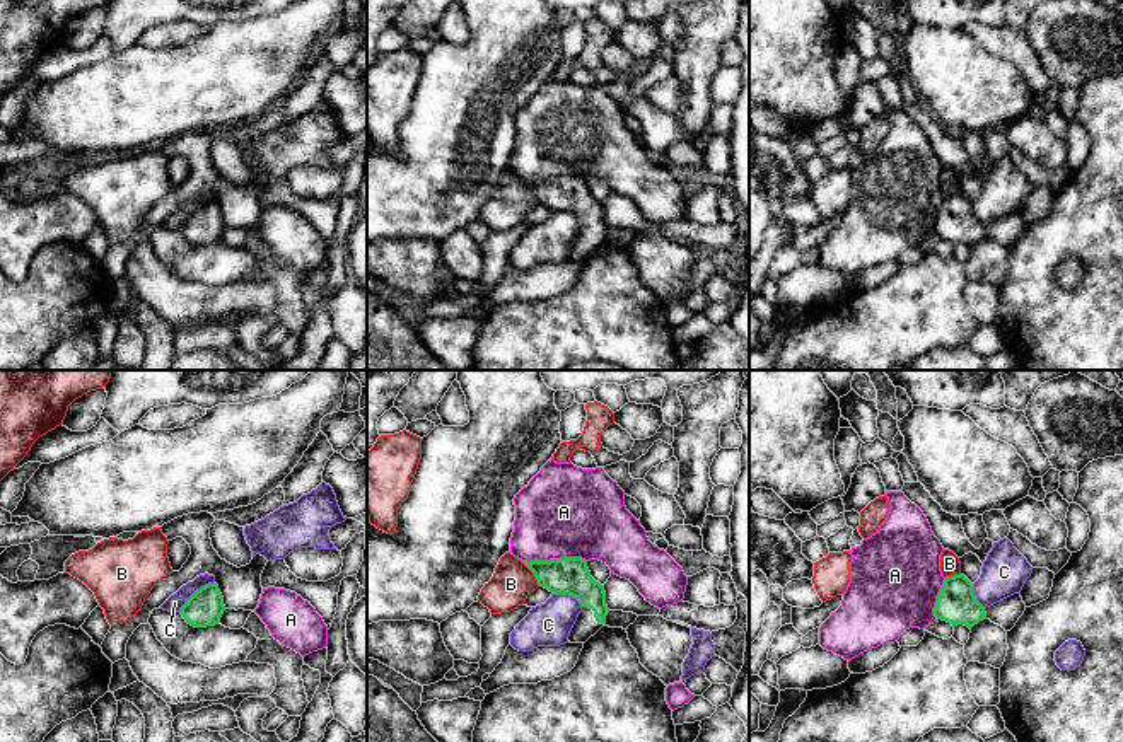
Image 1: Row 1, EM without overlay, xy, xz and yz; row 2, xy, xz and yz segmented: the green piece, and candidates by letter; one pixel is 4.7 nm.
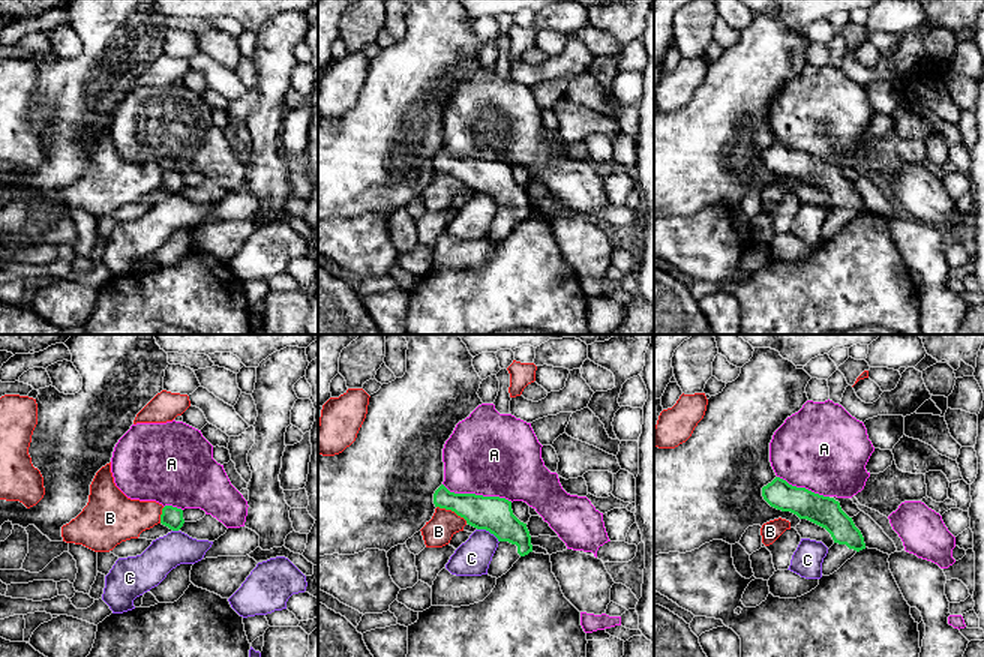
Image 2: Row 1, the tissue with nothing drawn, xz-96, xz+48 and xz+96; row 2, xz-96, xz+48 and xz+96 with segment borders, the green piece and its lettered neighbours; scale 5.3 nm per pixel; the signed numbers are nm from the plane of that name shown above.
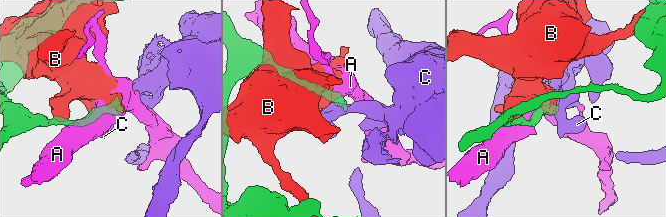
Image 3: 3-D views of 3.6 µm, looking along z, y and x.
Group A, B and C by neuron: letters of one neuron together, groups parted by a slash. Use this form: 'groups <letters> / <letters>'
groups A / B / C

